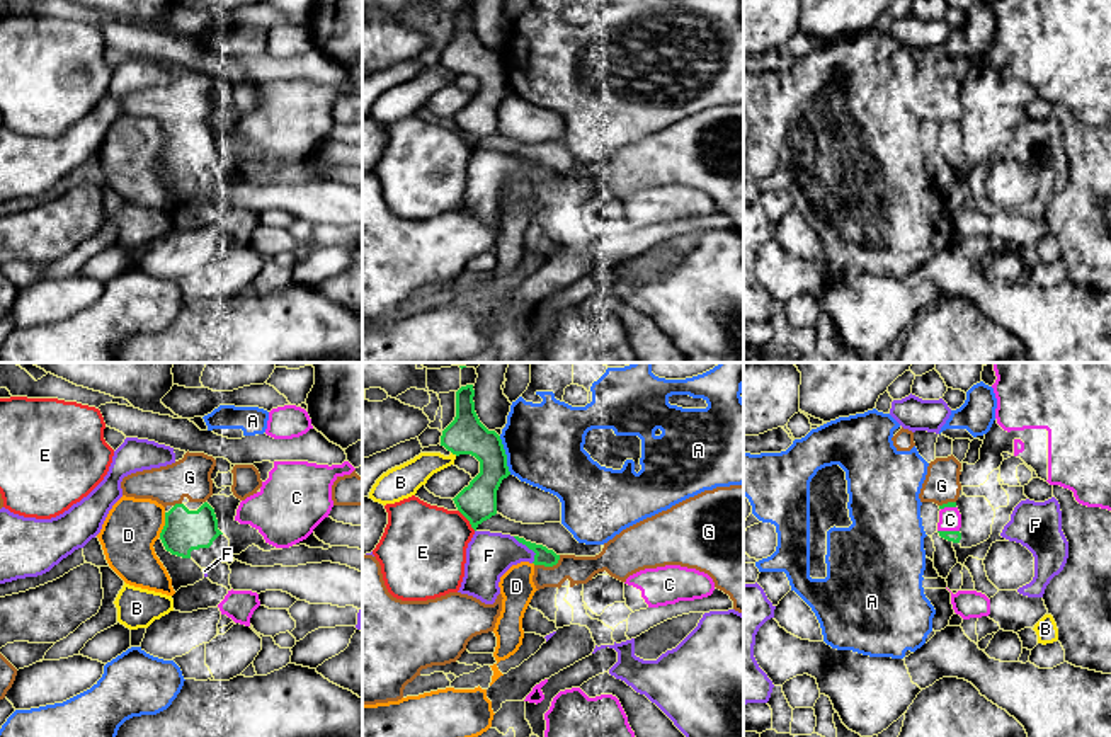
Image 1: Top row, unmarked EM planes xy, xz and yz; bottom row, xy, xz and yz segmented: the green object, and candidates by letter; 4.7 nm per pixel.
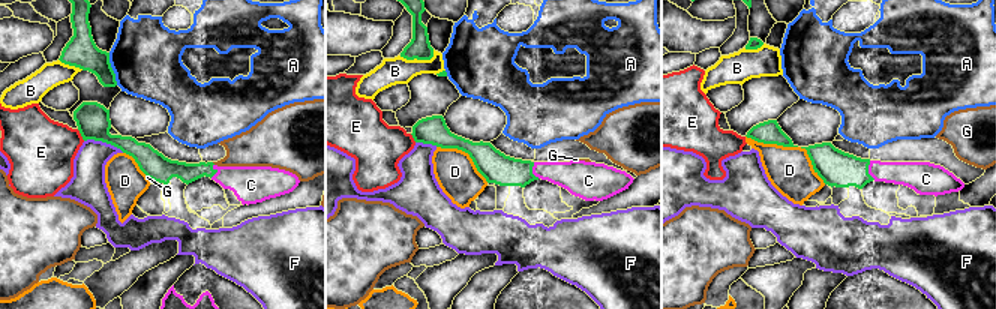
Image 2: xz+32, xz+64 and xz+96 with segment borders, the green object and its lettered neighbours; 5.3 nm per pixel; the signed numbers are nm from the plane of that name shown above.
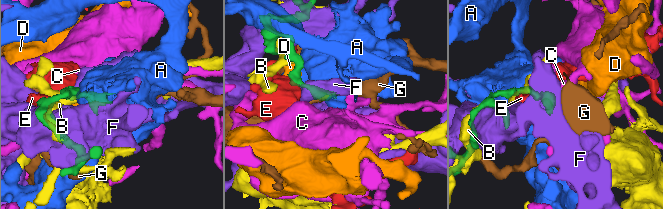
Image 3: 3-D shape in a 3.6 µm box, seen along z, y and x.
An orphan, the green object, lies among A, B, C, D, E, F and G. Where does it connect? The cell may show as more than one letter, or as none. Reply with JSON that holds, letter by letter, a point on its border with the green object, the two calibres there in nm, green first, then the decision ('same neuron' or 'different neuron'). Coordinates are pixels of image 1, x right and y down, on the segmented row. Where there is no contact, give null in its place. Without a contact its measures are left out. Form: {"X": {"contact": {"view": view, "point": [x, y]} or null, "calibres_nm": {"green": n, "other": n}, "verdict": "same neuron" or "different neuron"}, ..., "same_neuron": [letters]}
{"A": {"contact": {"view": "xz", "point": [506, 455]}, "calibres_nm": {"green": 180, "other": 360}, "verdict": "different neuron"}, "B": {"contact": {"view": "xz", "point": [455, 453]}, "calibres_nm": {"green": 180, "other": 140}, "verdict": "different neuron"}, "C": {"contact": {"view": "yz", "point": [948, 531]}, "calibres_nm": {"green": 60, "other": 110}, "verdict": "same neuron"}, "D": {"contact": {"view": "xy", "point": [165, 525]}, "calibres_nm": {"green": 200, "other": 260}, "verdict": "different neuron"}, "E": {"contact": {"view": "xz", "point": [467, 518]}, "calibres_nm": {"green": 180, "other": 400}, "verdict": "different neuron"}, "F": {"contact": {"view": "xz", "point": [528, 547]}, "calibres_nm": {"green": 80, "other": 220}, "verdict": "different neuron"}, "G": {"contact": {"view": "xz", "point": [548, 565]}, "calibres_nm": {"green": 80, "other": 130}, "verdict": "different neuron"}, "same_neuron": ["C"]}

